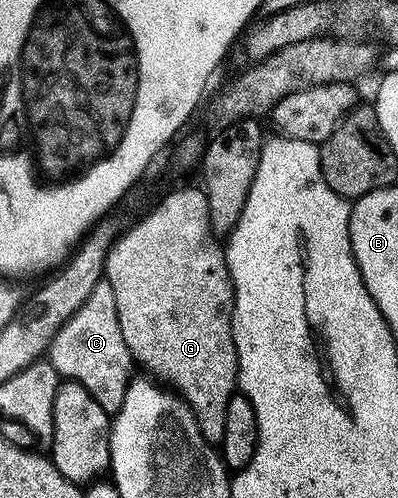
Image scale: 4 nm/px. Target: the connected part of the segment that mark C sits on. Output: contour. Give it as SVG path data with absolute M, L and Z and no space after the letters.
M107 279L94 286L86 302L61 326L47 350L46 359L65 381L81 384L102 410L110 414L119 410L134 376L134 361L122 338L122 326L118 326L114 290L110 290Z

